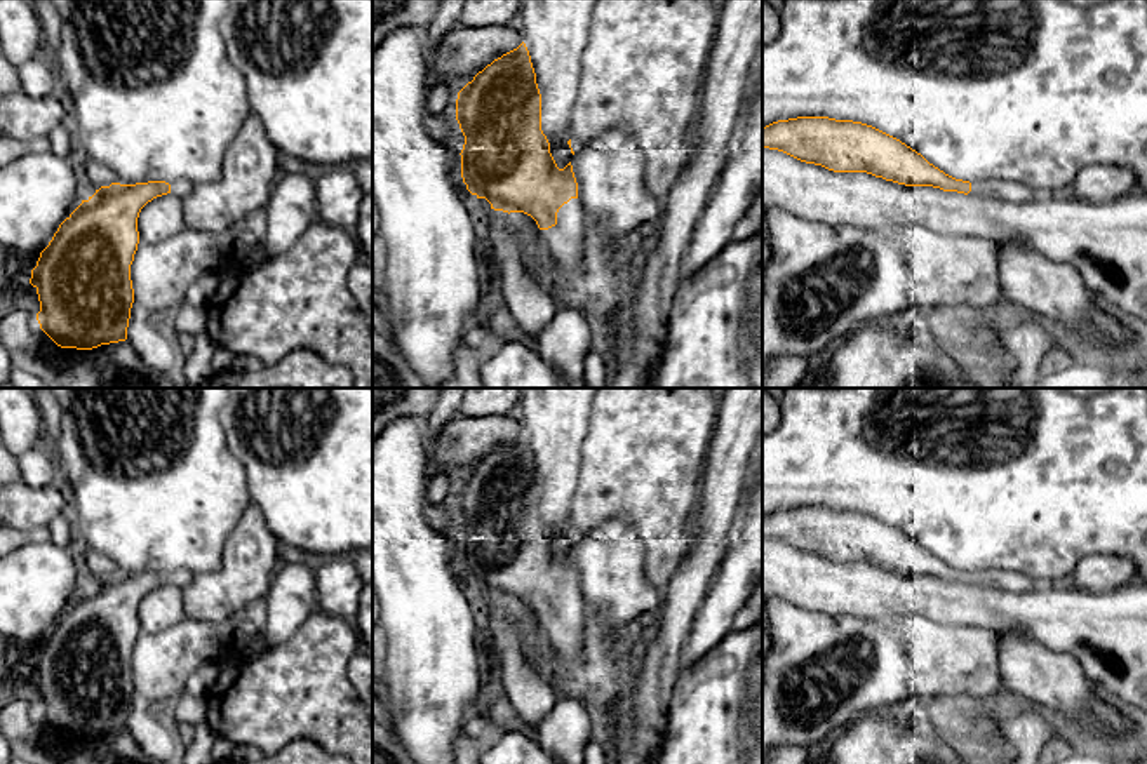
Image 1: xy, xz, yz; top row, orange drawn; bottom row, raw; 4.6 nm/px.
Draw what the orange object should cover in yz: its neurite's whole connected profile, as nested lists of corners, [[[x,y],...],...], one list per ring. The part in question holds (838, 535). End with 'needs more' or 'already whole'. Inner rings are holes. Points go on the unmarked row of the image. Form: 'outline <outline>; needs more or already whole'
outline [[[828,506],[778,510],[762,517],[762,536],[834,562],[867,562],[905,576],[933,576],[1013,593],[1039,586],[1036,580],[1015,571],[956,569],[900,529],[853,510]]]; needs more

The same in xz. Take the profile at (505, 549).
outline [[[524,432],[487,454],[458,482],[456,510],[465,526],[459,545],[466,580],[486,588],[494,600],[531,606],[557,651],[576,660],[583,644],[585,600],[571,552],[557,557],[541,520],[541,484]]]; needs more

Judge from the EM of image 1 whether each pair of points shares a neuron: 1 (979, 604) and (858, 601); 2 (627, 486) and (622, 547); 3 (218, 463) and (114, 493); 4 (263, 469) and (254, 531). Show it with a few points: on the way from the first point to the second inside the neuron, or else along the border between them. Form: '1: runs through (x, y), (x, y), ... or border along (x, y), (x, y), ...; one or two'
1: runs through (949, 603), (937, 599), (888, 599); one
2: border along (585, 538), (622, 521), (637, 535), (646, 557); two
3: runs through (192, 489), (140, 493); one
4: border along (253, 502), (260, 509), (267, 528), (279, 540); two

